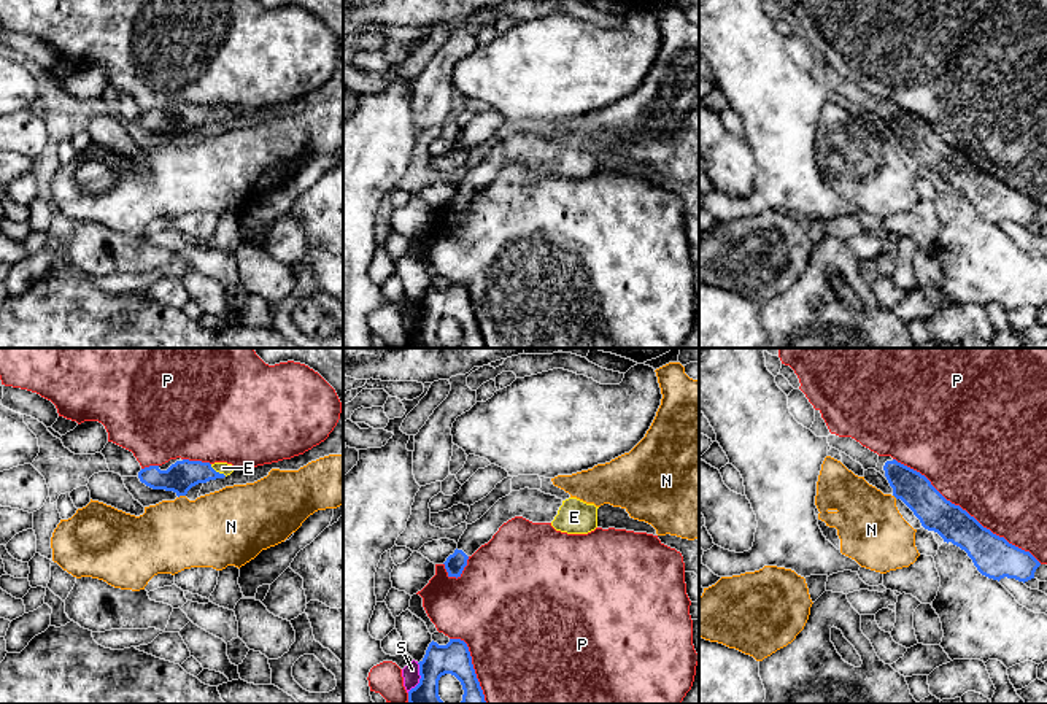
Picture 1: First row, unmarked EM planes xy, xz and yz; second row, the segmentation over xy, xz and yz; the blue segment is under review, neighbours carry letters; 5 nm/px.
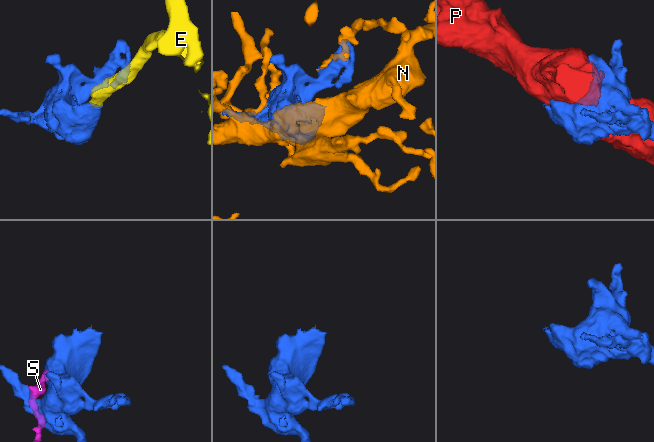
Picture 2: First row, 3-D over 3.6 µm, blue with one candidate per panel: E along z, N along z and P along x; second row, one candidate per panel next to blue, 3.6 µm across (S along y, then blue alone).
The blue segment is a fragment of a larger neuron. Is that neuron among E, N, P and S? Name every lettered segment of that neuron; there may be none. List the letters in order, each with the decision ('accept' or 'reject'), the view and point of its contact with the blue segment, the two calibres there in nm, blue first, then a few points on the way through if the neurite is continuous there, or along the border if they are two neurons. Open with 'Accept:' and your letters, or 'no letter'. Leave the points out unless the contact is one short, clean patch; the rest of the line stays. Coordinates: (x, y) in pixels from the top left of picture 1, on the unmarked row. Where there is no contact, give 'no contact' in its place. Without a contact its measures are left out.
Accept: E
E: accept; contact xy (218, 116); calibres 160 and 60 nm; way xy (180, 121), (191, 116), (218, 116), (223, 112)
N: reject; contact xy (181, 139); calibres 160 and 380 nm
P: reject; contact yz (966, 156); calibres 200 and 500 nm
S: reject; contact xz (420, 323); calibres 160 and 90 nm; border xz (418, 307), (420, 324), (407, 336)

